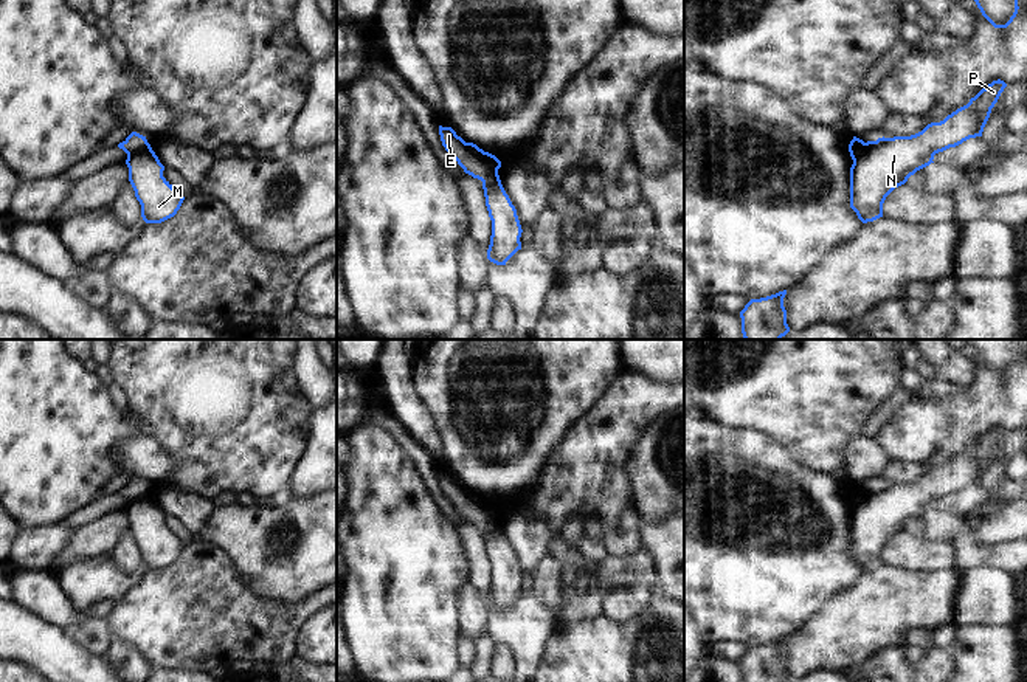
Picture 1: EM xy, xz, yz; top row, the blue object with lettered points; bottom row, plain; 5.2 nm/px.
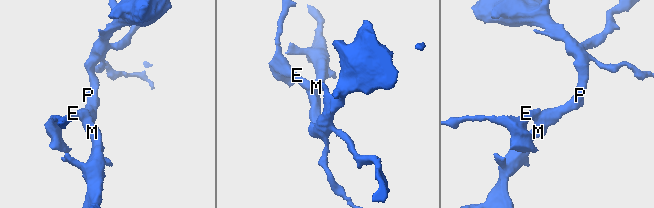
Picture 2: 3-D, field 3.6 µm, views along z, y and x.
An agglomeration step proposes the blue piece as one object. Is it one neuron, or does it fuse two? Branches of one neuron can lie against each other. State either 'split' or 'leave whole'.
split

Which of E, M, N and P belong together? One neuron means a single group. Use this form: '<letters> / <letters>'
E / M N P

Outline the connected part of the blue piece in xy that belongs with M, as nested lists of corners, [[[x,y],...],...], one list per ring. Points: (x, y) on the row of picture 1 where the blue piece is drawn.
[[[147,144],[126,160],[129,181],[146,223],[161,223],[177,214],[185,197],[163,177],[164,166]]]

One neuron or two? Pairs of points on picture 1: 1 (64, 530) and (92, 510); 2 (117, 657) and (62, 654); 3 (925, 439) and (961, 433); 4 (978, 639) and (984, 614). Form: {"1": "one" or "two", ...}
{"1": "one", "2": "two", "3": "two", "4": "two"}

